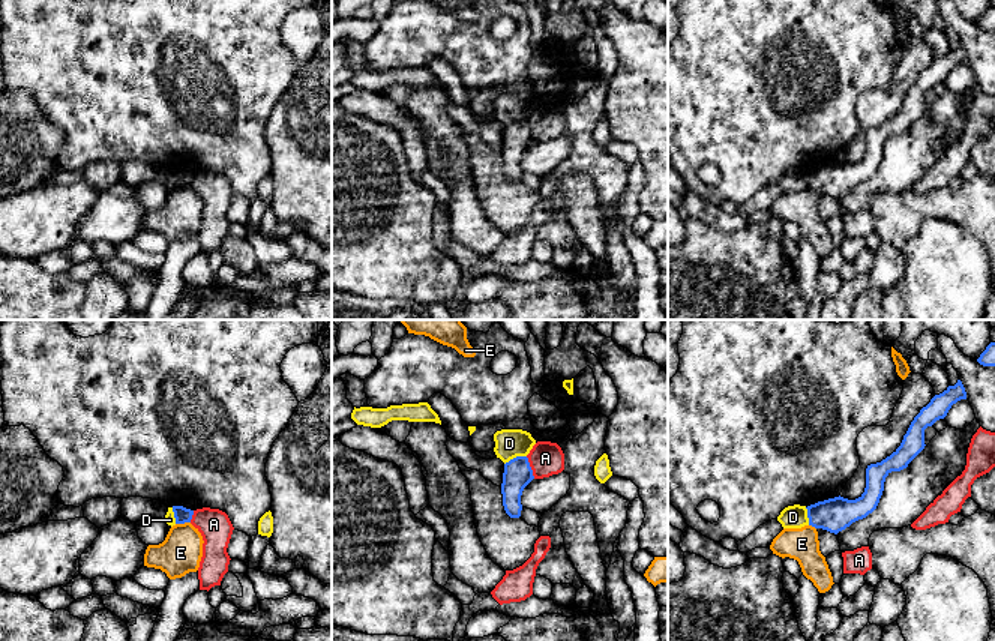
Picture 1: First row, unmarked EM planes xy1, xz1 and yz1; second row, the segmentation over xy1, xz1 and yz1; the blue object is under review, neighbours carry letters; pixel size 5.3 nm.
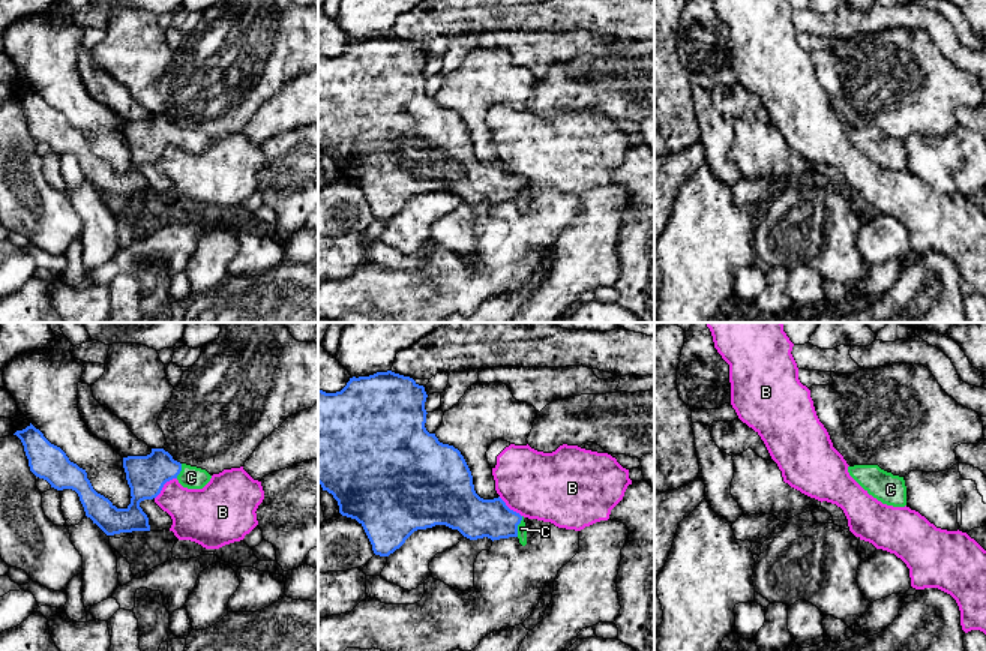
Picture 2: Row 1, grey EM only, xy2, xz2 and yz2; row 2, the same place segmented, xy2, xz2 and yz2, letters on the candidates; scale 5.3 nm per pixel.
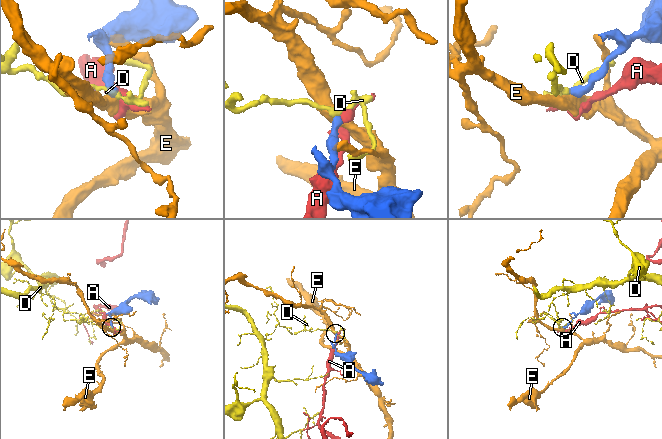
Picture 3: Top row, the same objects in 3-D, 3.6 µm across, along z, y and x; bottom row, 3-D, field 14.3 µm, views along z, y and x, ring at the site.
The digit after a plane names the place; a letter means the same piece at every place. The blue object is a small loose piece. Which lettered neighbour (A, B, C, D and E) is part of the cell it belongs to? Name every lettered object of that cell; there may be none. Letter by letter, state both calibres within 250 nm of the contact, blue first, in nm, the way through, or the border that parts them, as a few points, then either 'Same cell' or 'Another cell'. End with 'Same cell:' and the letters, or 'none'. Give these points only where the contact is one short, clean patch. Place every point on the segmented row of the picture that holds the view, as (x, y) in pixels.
A: Thickness 150 nm (blue) against 180 nm. Boundary: xz1 (526, 457), (535, 478). Another cell
B: Thickness 220 nm (blue) against 280 nm. Boundary: xy2 (176, 477), (170, 479), (155, 498). Another cell
C: Thickness 220 nm (blue) against 50 nm. Path across: xz2 (474, 518), (492, 518), (517, 527), (521, 528). Same cell
D: Thickness 150 nm (blue) against 160 nm. Boundary: xz1 (526, 455), (517, 455), (505, 464). Another cell
E: Thickness 90 nm (blue) against 220 nm. Boundary: xy1 (189, 521), (176, 524). Another cell
Same cell: C

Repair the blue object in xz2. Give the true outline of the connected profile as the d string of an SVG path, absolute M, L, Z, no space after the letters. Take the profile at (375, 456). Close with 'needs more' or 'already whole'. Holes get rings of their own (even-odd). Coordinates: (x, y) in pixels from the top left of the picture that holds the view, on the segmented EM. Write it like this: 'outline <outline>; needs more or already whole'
outline M392 370L369 376L353 376L336 393L318 388L318 483L338 501L342 516L356 519L365 530L375 555L389 556L399 549L417 530L446 525L458 530L464 537L477 540L488 537L492 542L518 537L527 544L524 516L510 510L498 496L480 498L473 484L471 471L458 448L438 441L429 434L426 423L426 392L413 378Z; needs more

